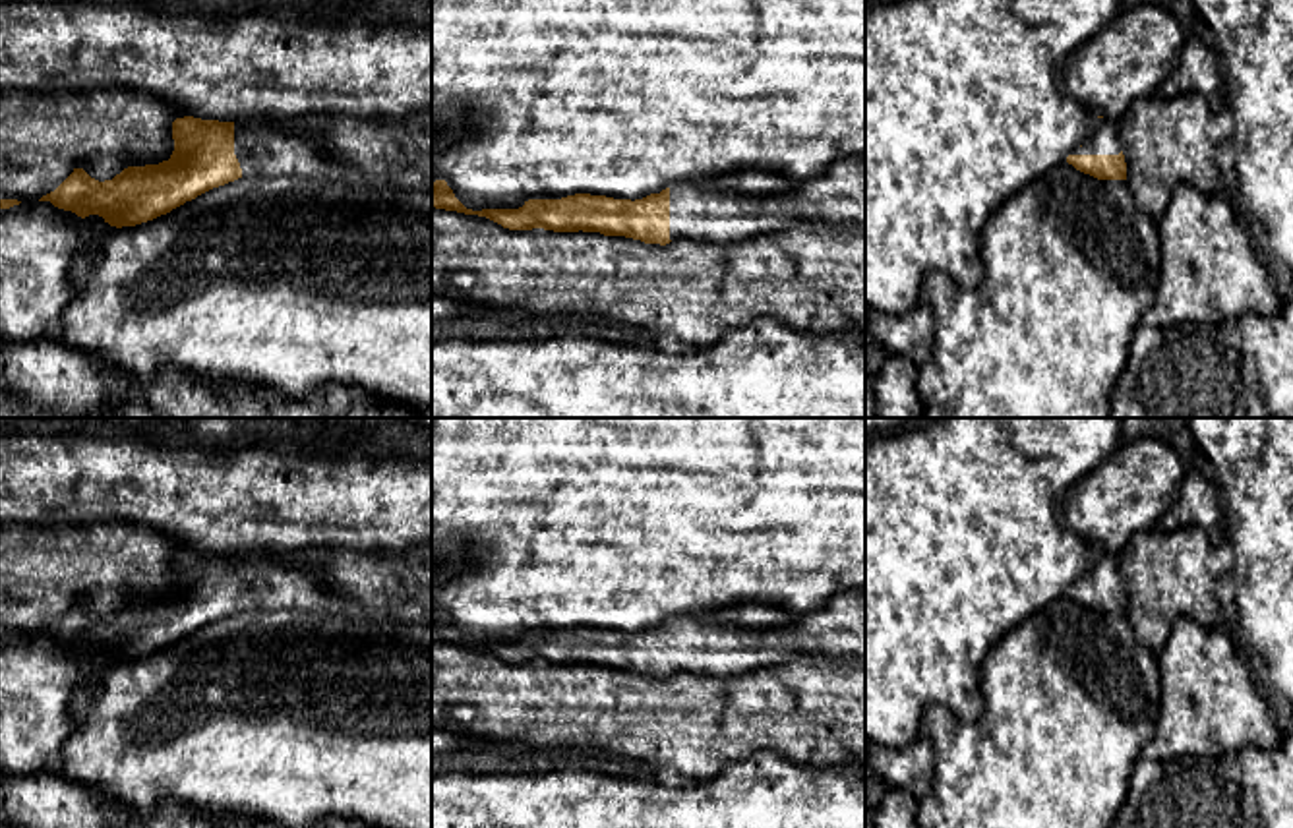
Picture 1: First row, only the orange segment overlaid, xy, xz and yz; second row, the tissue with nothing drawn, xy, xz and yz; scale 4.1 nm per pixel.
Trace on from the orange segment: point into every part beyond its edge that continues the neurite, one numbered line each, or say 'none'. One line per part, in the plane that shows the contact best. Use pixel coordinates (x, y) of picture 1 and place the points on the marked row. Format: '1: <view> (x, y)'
1: xy (264, 147)

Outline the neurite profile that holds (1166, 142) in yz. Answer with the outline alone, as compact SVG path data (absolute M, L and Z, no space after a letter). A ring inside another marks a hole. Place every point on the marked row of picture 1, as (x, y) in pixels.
M1194 91L1154 93L1128 106L1117 124L1127 184L1138 211L1158 221L1179 184L1208 195L1216 192L1221 174L1208 133L1210 118L1210 106Z

